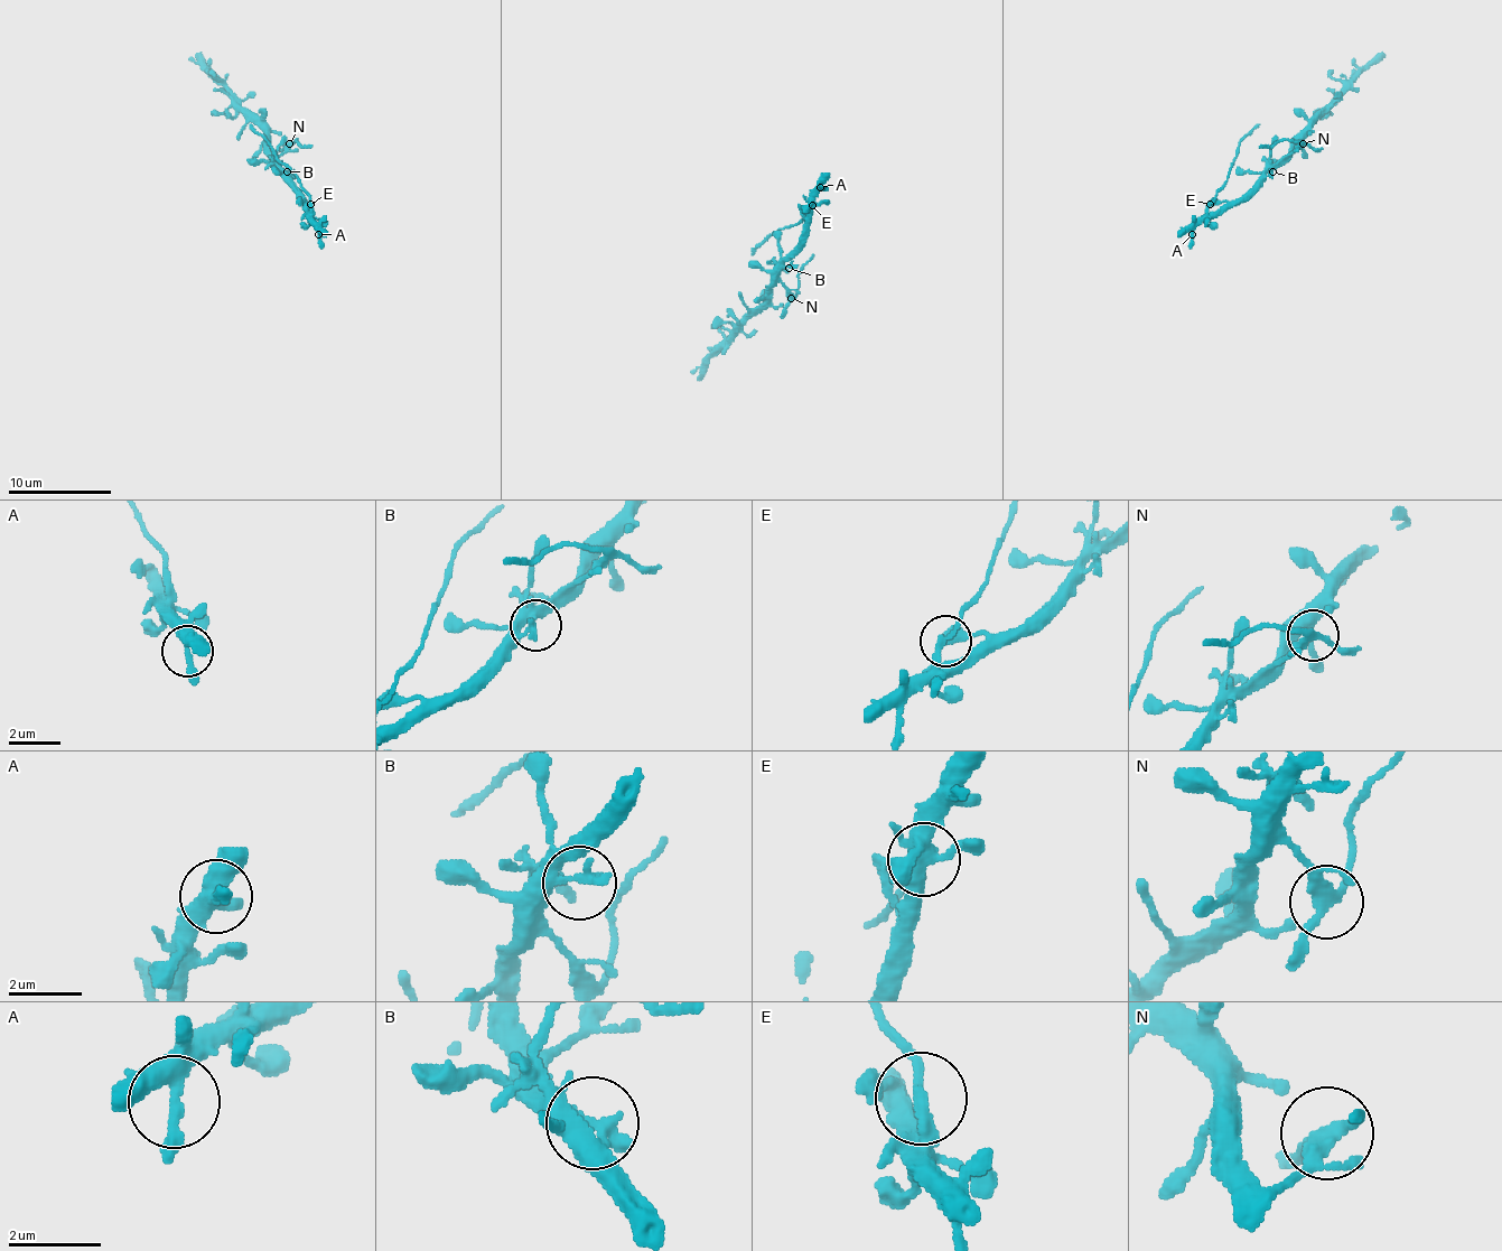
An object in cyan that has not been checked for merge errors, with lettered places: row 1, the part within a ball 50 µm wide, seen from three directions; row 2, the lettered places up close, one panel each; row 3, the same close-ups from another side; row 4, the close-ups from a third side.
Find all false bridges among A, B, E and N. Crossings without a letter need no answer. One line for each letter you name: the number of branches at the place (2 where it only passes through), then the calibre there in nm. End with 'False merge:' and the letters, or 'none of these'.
E: branches 2; calibre 240 nm
N: branches 4; calibre 240 nm
False merge: E, N

